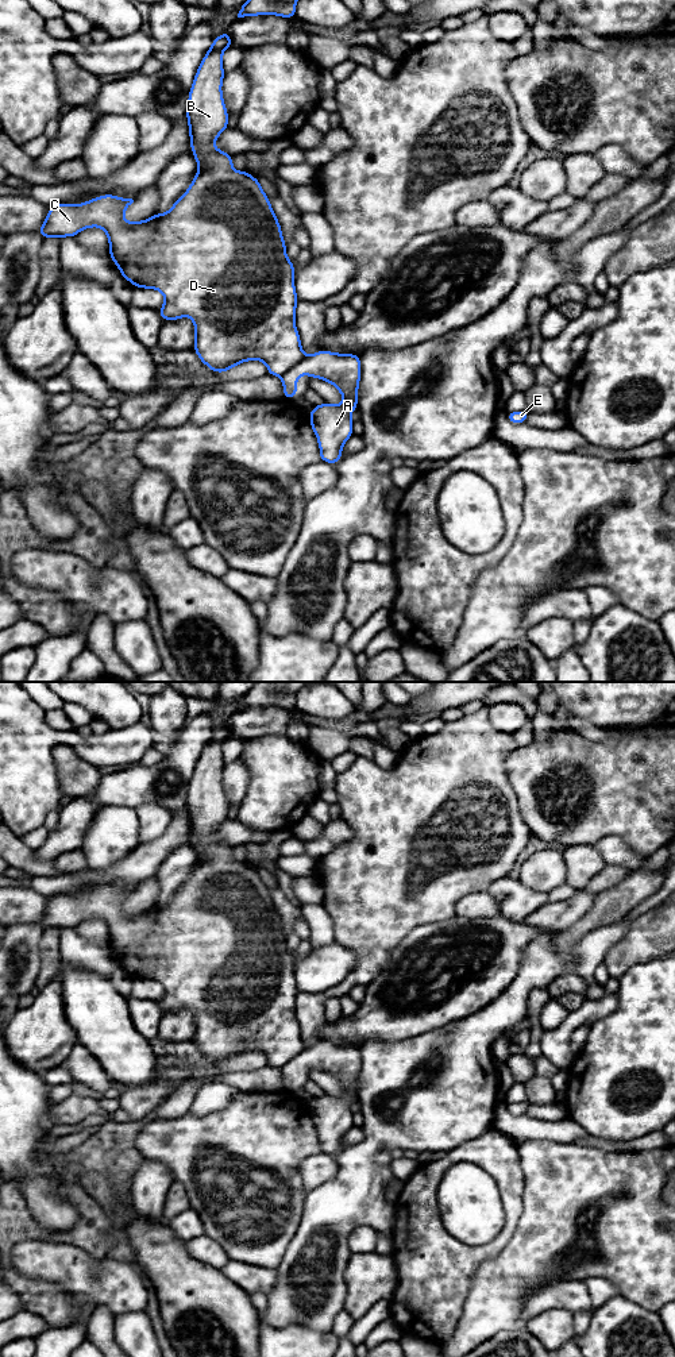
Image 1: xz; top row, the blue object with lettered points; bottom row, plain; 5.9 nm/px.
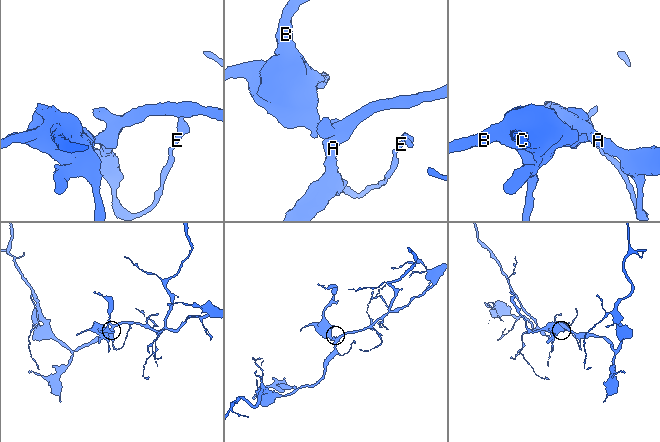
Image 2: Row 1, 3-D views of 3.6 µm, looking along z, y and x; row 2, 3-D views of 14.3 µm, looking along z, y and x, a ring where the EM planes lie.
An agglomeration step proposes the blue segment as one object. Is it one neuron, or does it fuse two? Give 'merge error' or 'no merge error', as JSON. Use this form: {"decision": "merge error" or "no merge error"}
{"decision": "merge error"}

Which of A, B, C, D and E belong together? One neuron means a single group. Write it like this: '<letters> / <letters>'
A E / B C D

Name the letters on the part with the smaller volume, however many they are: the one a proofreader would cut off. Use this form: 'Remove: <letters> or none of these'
Remove: B, C, D

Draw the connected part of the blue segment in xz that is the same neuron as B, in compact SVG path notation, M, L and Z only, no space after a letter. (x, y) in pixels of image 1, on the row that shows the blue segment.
M227 30L212 41L211 49L196 72L185 115L189 124L189 150L194 151L193 158L198 163L198 173L169 212L128 223L124 220L124 211L134 200L107 193L77 205L54 204L36 232L43 239L50 236L74 238L85 228L103 228L109 242L108 252L120 269L120 275L135 288L155 289L163 293L165 304L157 309L163 321L178 320L184 316L193 320L196 334L193 348L205 366L215 373L225 373L246 361L263 361L267 374L282 377L304 358L294 319L298 304L294 288L294 263L286 257L281 224L258 178L246 170L235 171L234 157L213 147L216 138L228 128L228 111L221 85L225 74L223 51L231 46L234 45Z

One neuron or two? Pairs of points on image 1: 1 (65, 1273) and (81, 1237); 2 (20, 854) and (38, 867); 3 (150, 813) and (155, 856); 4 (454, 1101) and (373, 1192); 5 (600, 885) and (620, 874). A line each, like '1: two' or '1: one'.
1: two
2: one
3: two
4: one
5: one

